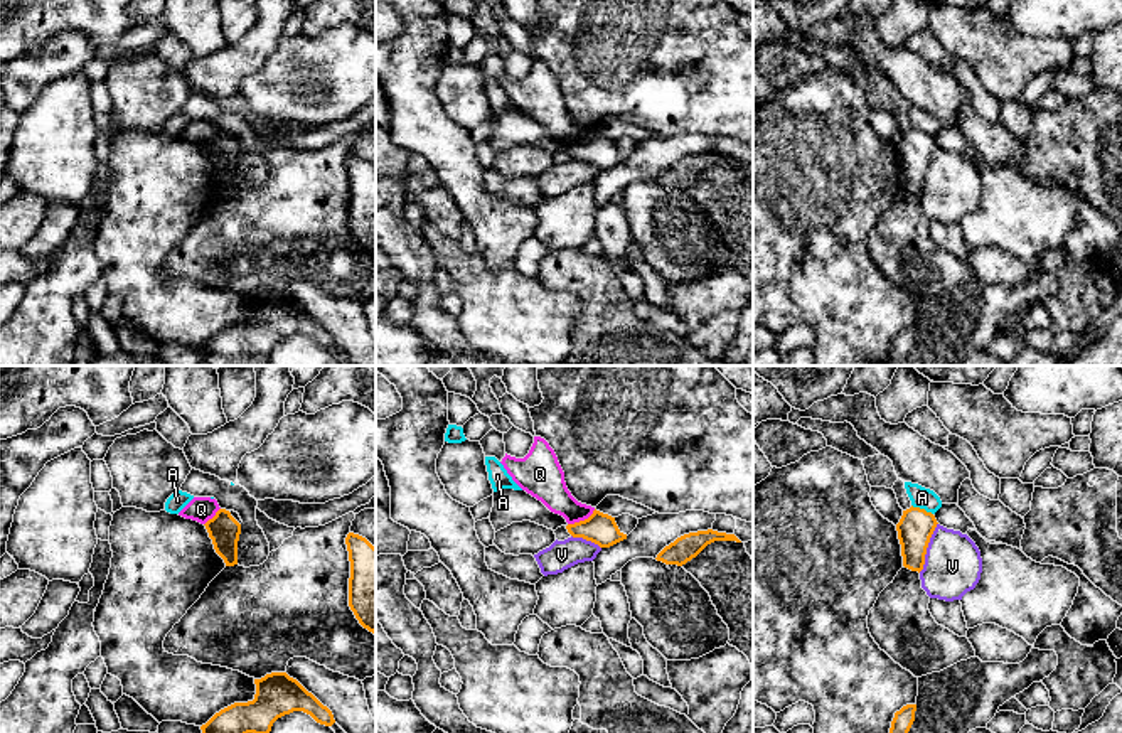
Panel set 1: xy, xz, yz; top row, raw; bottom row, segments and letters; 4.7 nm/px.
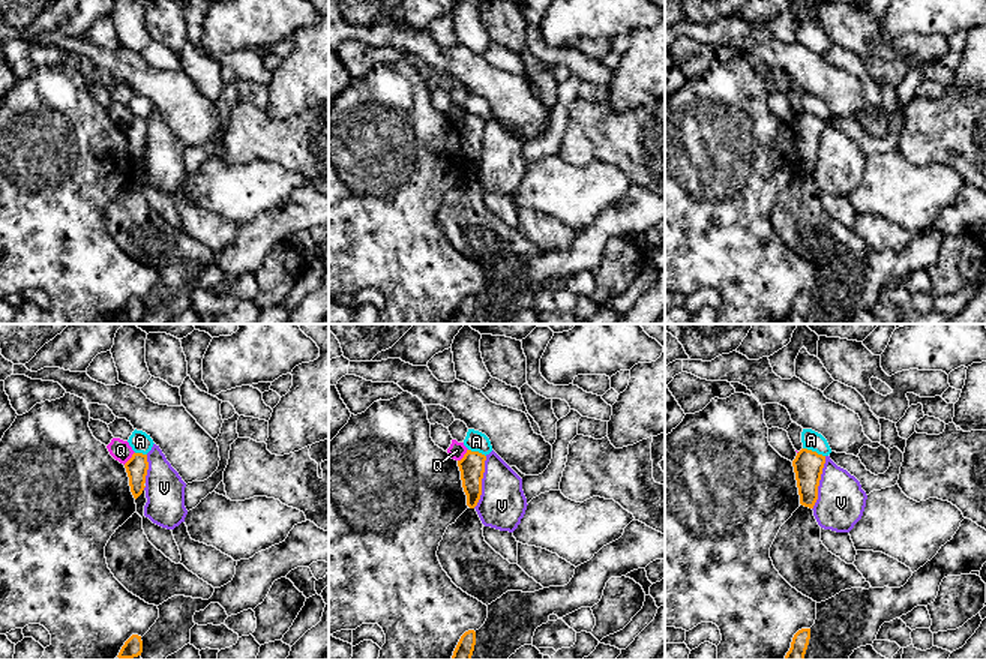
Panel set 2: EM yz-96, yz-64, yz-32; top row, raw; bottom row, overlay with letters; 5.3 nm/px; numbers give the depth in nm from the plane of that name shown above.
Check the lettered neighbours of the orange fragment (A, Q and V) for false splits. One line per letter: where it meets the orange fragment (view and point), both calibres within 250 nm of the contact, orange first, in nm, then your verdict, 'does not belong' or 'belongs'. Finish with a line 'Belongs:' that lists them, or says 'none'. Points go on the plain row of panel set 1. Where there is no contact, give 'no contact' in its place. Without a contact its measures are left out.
A: meets orange in yz at (922, 132); 170 nm thick on the orange side, 100 nm on the other; does not belong
Q: meets orange in xz at (582, 144); 150 nm thick on the orange side, 180 nm on the other; does not belong
V: meets orange in yz at (927, 169); 170 nm thick on the orange side, 280 nm on the other; does not belong
Belongs: none

